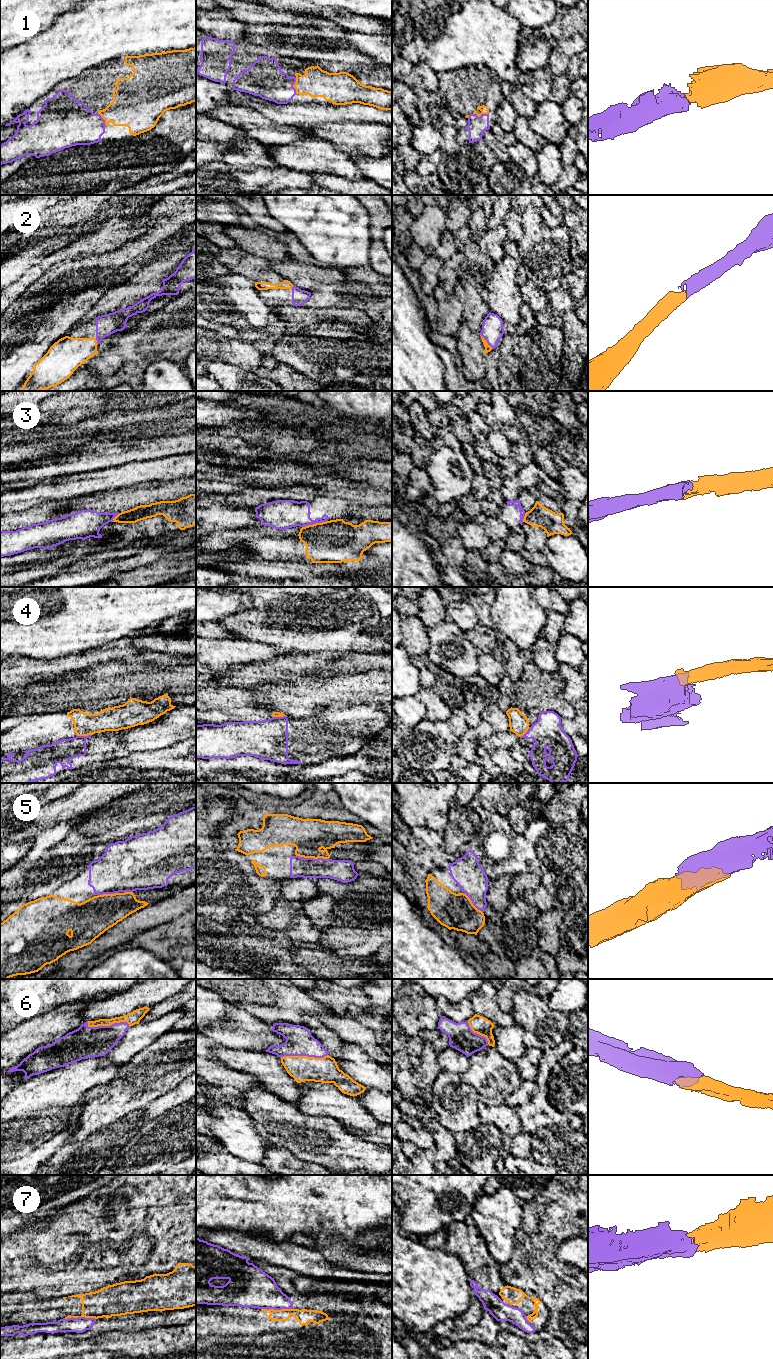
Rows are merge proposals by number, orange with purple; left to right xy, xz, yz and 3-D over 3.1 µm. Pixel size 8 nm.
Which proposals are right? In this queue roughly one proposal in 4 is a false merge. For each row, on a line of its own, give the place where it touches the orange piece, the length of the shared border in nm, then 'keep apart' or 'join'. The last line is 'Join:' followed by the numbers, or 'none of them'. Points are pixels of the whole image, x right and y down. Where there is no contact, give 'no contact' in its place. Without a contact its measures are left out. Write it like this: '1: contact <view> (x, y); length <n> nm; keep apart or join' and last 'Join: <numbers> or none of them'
1: contact yz (480, 115); length 130 nm; join
2: contact yz (486, 341); length 160 nm; join
3: contact xz (314, 524); length 200 nm; keep apart
4: contact xy (84, 735); length 120 nm; keep apart
5: contact xz (312, 857); length 260 nm; join
6: contact xy (107, 1025); length 340 nm; join
7: contact xz (277, 1310); length 260 nm; join
Join: 1, 2, 5, 6, 7

